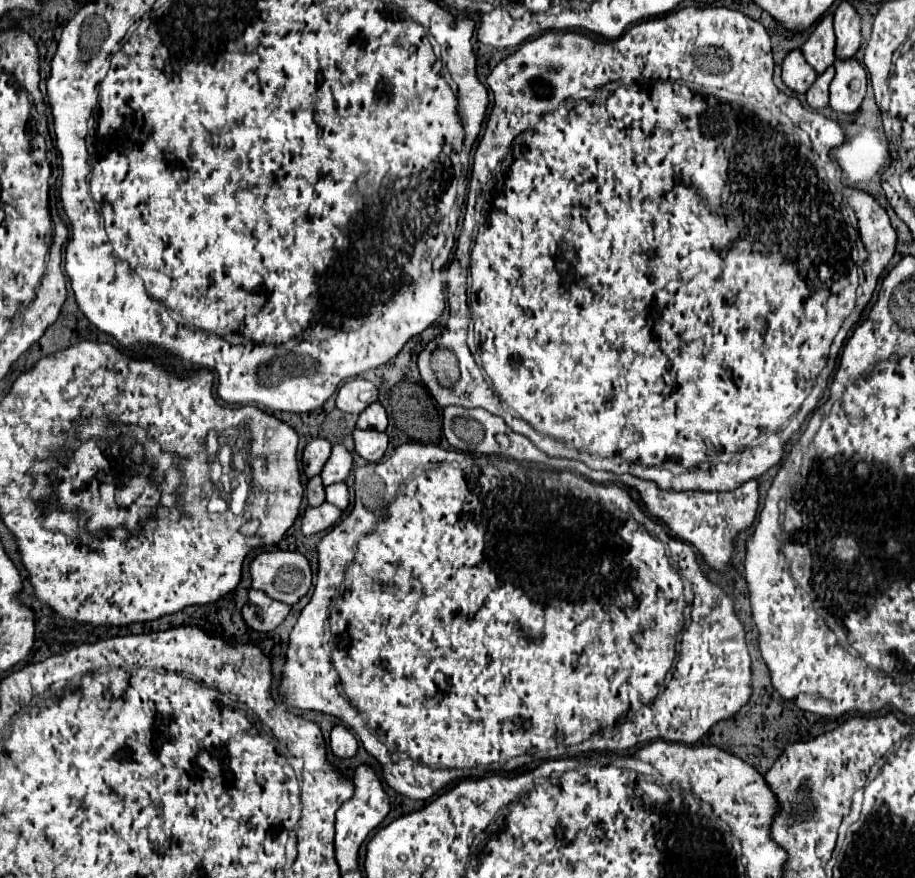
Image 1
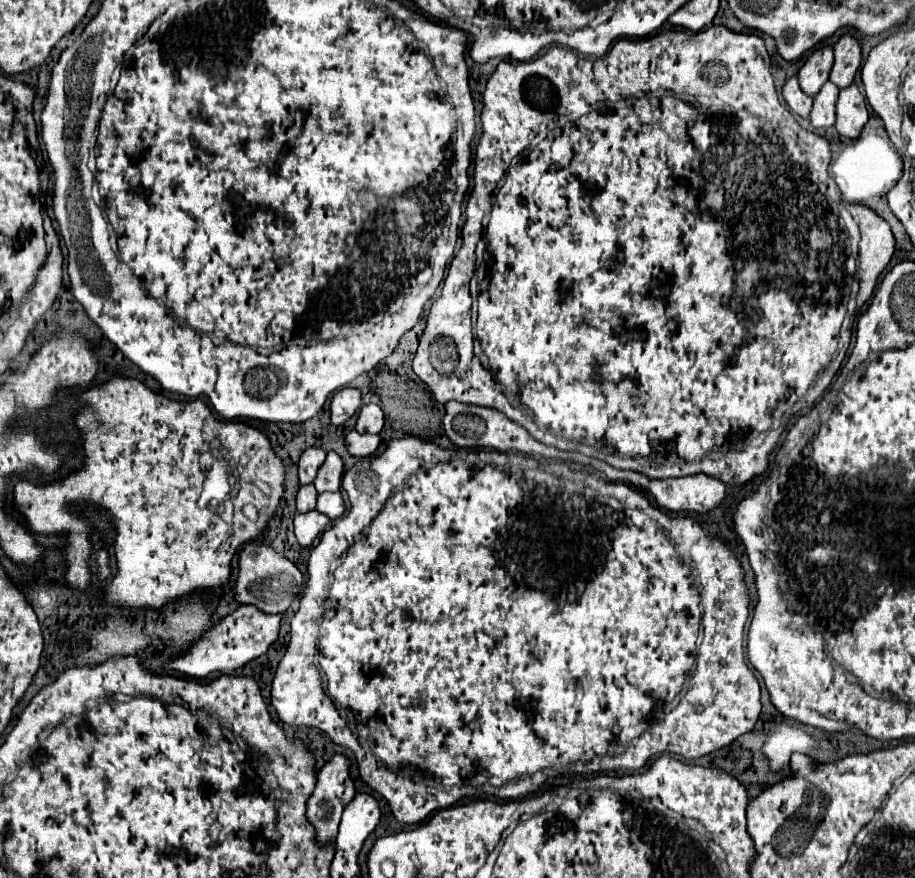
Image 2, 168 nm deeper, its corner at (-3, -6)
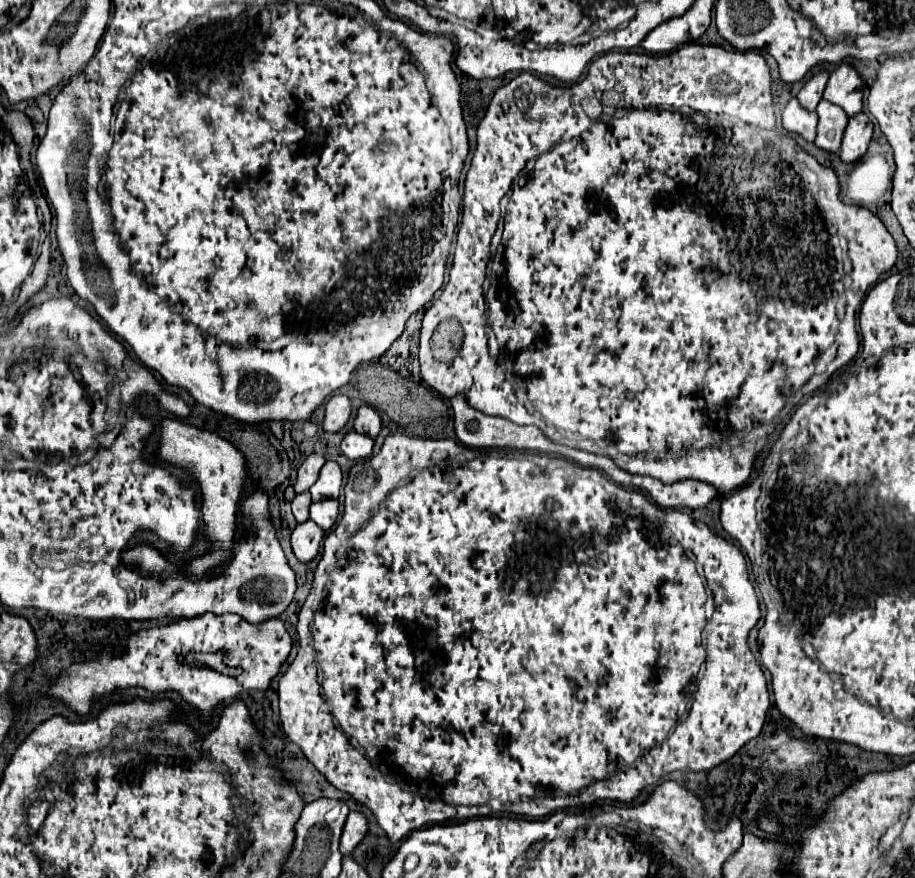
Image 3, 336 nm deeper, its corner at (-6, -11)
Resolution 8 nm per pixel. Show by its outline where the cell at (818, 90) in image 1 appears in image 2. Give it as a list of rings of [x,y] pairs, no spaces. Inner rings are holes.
[[[825,84],[821,92],[813,98],[813,110],[811,110],[811,124],[813,128],[829,128],[835,124],[835,104],[837,104],[839,88],[833,88],[833,84]]]

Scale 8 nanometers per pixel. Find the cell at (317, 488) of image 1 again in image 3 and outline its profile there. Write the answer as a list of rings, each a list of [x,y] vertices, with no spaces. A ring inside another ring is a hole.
[[[304,491],[304,493],[300,493],[300,495],[294,497],[294,501],[292,501],[292,513],[294,513],[294,517],[296,517],[298,523],[304,523],[308,519],[310,505],[312,505],[312,499],[310,499],[308,491]]]

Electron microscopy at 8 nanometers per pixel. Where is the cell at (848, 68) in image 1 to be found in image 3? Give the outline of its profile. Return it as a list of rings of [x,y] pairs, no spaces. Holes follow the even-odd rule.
[[[858,113],[856,117],[848,119],[842,147],[840,147],[840,157],[844,163],[854,163],[860,157],[864,157],[868,143],[872,137],[872,121],[868,119],[866,113]]]

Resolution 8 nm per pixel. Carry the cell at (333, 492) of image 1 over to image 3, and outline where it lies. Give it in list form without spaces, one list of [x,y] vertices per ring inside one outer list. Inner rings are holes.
[[[324,499],[310,505],[310,519],[322,527],[324,531],[330,531],[338,519],[338,501],[336,499]]]

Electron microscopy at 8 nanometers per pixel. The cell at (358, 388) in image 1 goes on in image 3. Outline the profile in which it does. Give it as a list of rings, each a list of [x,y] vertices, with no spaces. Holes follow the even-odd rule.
[[[334,395],[328,403],[326,403],[326,417],[324,417],[324,431],[328,433],[336,433],[340,431],[352,413],[352,401],[346,395]]]

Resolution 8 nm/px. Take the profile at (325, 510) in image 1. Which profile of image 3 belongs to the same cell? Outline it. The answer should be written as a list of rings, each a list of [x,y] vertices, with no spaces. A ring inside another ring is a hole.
[[[308,519],[304,523],[298,523],[296,529],[292,531],[292,549],[294,549],[294,555],[300,561],[314,559],[318,549],[320,549],[322,537],[324,537],[324,531],[314,521]]]

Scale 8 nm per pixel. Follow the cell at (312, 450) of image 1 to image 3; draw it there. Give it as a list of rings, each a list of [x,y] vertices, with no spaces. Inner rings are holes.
[[[318,453],[308,455],[308,459],[298,469],[298,481],[294,485],[296,493],[302,493],[302,491],[306,491],[306,489],[310,489],[314,485],[314,481],[316,481],[320,469],[324,467],[324,463],[326,463],[326,459],[322,455],[318,455]]]

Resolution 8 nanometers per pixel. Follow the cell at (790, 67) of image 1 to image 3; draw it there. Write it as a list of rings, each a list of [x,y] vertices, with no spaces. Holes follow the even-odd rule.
[[[796,97],[790,99],[782,111],[782,127],[790,133],[802,135],[806,141],[814,141],[816,123],[818,123],[818,115],[814,111],[808,111],[802,105],[798,105]]]

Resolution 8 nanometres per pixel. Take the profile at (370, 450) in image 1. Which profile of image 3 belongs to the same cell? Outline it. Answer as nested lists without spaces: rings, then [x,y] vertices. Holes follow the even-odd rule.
[[[350,431],[346,433],[346,437],[342,439],[342,453],[348,457],[348,459],[366,459],[372,455],[372,447],[374,447],[374,441],[368,437],[368,435],[360,435],[356,431]]]

